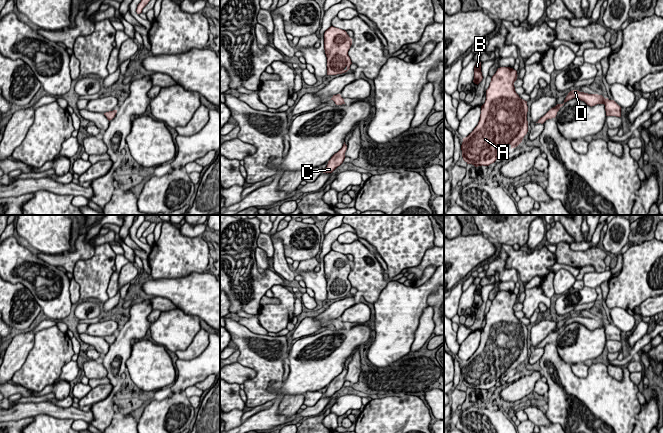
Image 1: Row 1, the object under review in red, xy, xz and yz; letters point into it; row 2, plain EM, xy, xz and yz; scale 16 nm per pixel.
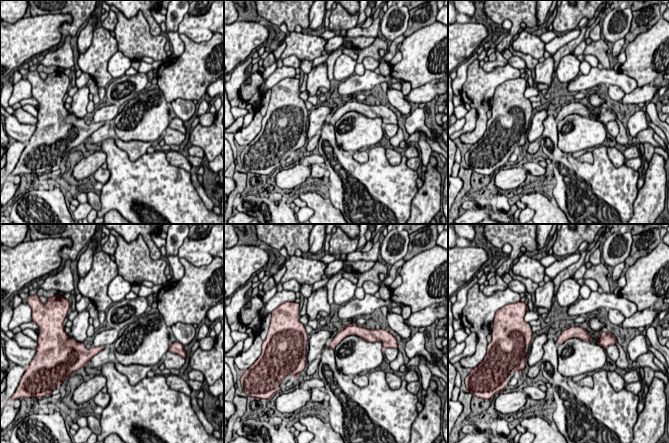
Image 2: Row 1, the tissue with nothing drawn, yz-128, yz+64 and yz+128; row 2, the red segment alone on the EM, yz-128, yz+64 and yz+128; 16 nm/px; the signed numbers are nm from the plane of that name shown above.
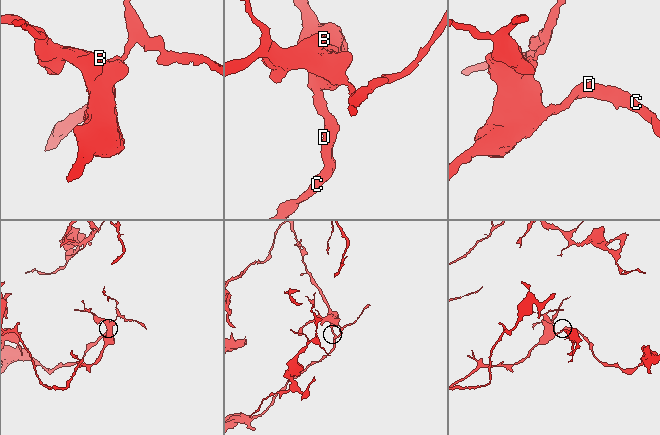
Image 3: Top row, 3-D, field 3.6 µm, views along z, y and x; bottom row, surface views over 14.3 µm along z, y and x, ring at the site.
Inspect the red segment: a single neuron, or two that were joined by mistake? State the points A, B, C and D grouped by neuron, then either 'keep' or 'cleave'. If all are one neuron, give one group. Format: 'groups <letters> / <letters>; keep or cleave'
groups A B C D; keep

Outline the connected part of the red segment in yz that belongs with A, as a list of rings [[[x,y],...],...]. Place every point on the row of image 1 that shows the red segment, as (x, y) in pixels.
[[[500,67],[492,76],[478,125],[461,145],[467,164],[489,166],[508,144],[517,147],[527,134],[528,106],[515,91],[517,76],[510,67]]]

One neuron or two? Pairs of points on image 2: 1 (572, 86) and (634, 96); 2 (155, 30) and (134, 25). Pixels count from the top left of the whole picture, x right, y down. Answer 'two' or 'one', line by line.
1: two
2: two

